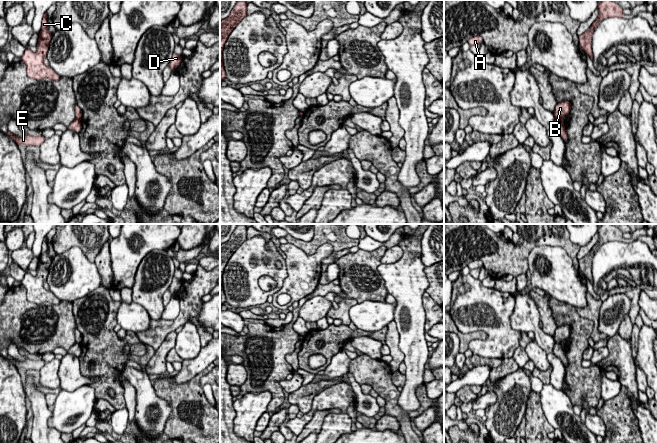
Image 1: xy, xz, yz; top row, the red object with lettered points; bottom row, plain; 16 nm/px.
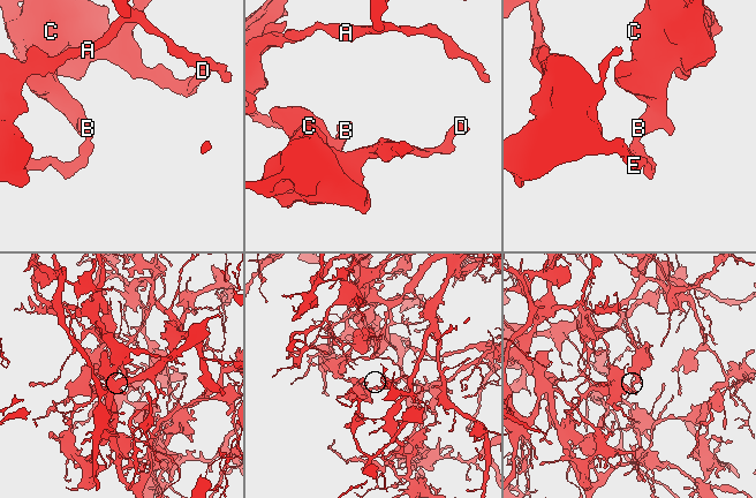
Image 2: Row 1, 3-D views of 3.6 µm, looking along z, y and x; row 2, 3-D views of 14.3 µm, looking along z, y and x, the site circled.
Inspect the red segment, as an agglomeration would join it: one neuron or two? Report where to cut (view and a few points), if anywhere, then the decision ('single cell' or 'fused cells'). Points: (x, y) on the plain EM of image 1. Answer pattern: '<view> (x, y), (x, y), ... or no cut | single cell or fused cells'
yz (555, 342), (560, 344) | fused cells

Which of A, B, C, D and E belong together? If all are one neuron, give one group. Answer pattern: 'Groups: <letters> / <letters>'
Groups: A E / B C D

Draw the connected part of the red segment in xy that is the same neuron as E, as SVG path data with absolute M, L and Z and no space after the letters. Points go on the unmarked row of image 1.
M8 356L7 359L12 363L14 363L19 370L40 370L43 367L43 365L46 363L43 359L37 361L30 359L26 359L24 361L18 361L11 358L10 356Z

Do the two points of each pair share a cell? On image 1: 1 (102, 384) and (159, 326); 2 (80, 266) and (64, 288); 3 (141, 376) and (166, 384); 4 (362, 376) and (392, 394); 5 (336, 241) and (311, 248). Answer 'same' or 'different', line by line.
1: different
2: same
3: different
4: same
5: same

